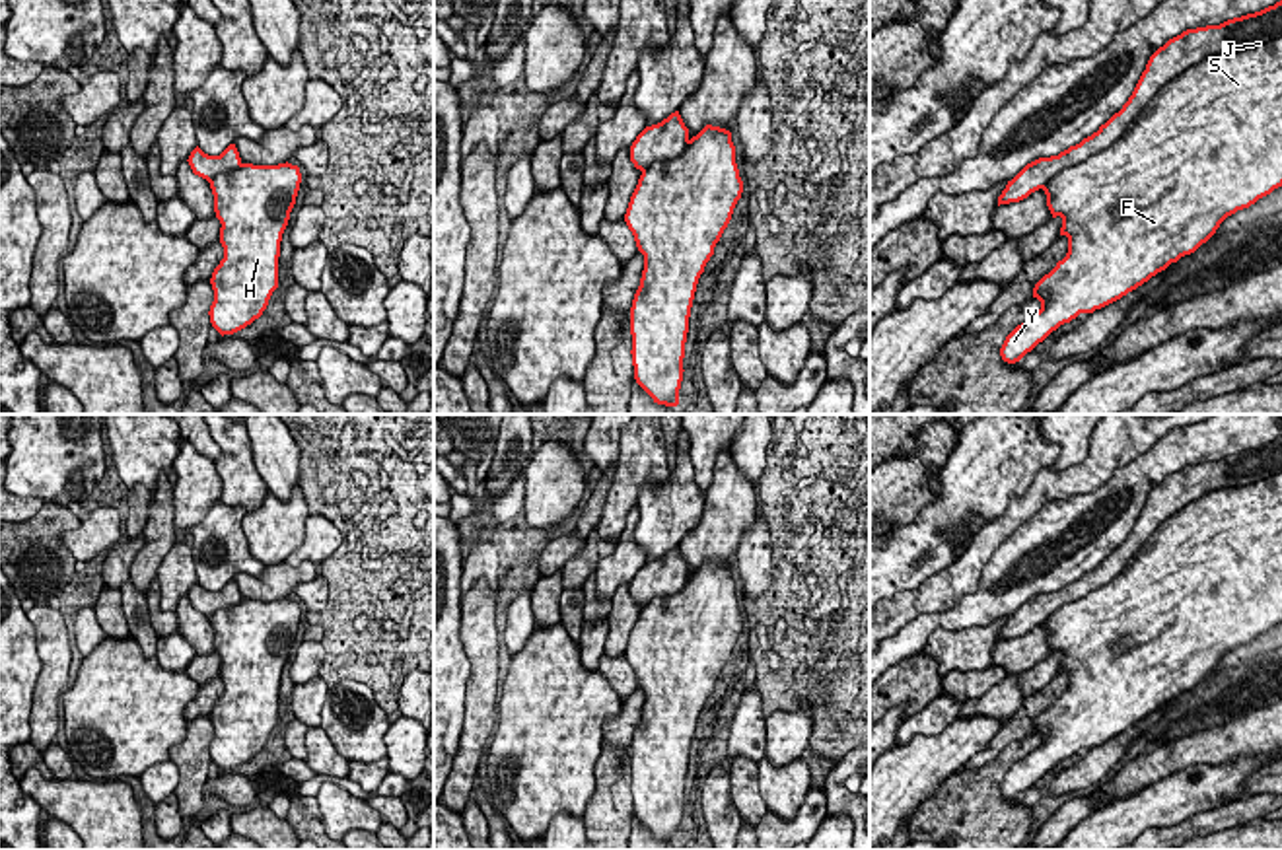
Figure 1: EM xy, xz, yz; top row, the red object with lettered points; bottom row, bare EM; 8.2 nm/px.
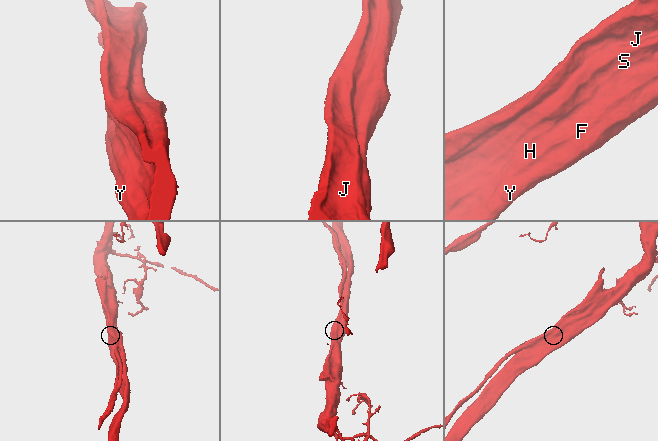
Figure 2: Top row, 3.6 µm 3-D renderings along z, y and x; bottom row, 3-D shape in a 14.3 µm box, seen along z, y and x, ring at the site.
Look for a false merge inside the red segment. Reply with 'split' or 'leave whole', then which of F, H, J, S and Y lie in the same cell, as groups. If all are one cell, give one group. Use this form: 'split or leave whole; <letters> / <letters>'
split; F H S Y / J

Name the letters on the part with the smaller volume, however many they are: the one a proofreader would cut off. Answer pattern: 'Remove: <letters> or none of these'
Remove: J

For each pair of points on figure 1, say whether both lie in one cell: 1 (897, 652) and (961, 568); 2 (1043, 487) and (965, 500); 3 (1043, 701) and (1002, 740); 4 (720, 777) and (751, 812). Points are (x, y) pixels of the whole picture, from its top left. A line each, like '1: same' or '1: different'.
1: different
2: different
3: same
4: different

